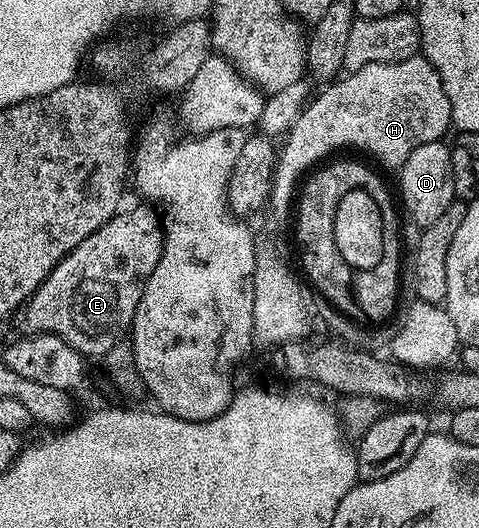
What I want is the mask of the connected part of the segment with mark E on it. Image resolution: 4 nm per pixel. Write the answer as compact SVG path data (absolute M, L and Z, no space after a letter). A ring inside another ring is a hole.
M140 206L144 207L136 207L133 211L121 210L106 225L102 225L102 229L90 233L86 241L79 243L44 278L44 284L34 292L23 308L24 323L29 332L62 337L62 341L69 343L77 353L85 357L103 357L129 334L146 281L150 273L154 273L158 257L164 248L161 216L151 206Z

